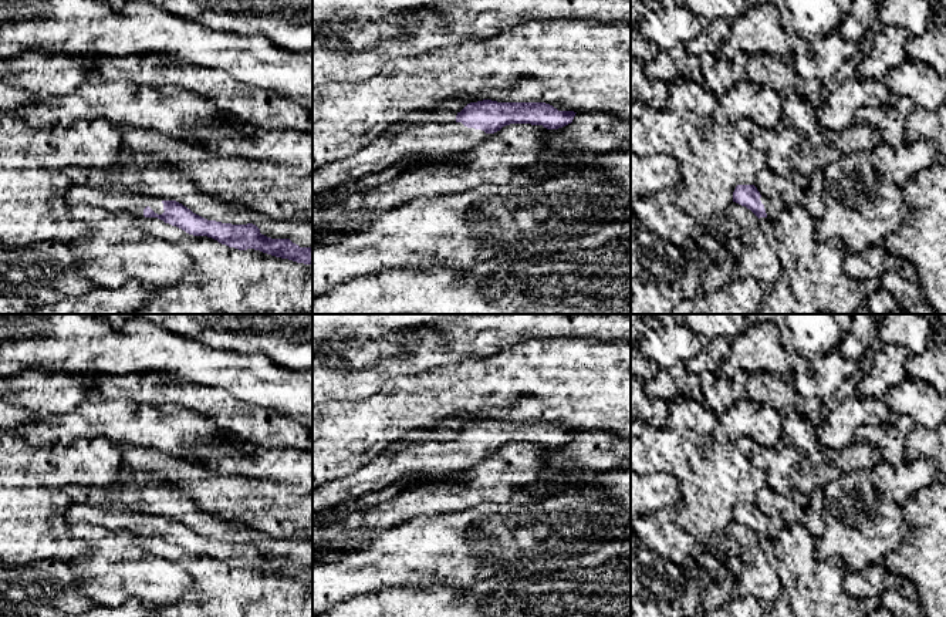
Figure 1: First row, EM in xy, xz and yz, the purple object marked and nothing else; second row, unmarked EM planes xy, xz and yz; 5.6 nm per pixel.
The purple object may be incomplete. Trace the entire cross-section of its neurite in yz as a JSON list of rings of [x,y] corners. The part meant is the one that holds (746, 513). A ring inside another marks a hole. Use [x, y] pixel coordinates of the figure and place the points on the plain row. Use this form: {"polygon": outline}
{"polygon": [[[737,503],[733,510],[733,520],[746,525],[759,537],[768,536],[774,539],[785,527],[783,519],[761,515],[754,503]]]}

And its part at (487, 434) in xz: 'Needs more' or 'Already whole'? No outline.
Needs more

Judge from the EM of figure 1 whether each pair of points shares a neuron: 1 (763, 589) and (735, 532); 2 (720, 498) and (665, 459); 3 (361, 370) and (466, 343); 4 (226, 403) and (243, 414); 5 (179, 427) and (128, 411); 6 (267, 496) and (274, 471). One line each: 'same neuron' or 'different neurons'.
1: same neuron
2: same neuron
3: same neuron
4: same neuron
5: same neuron
6: different neurons

